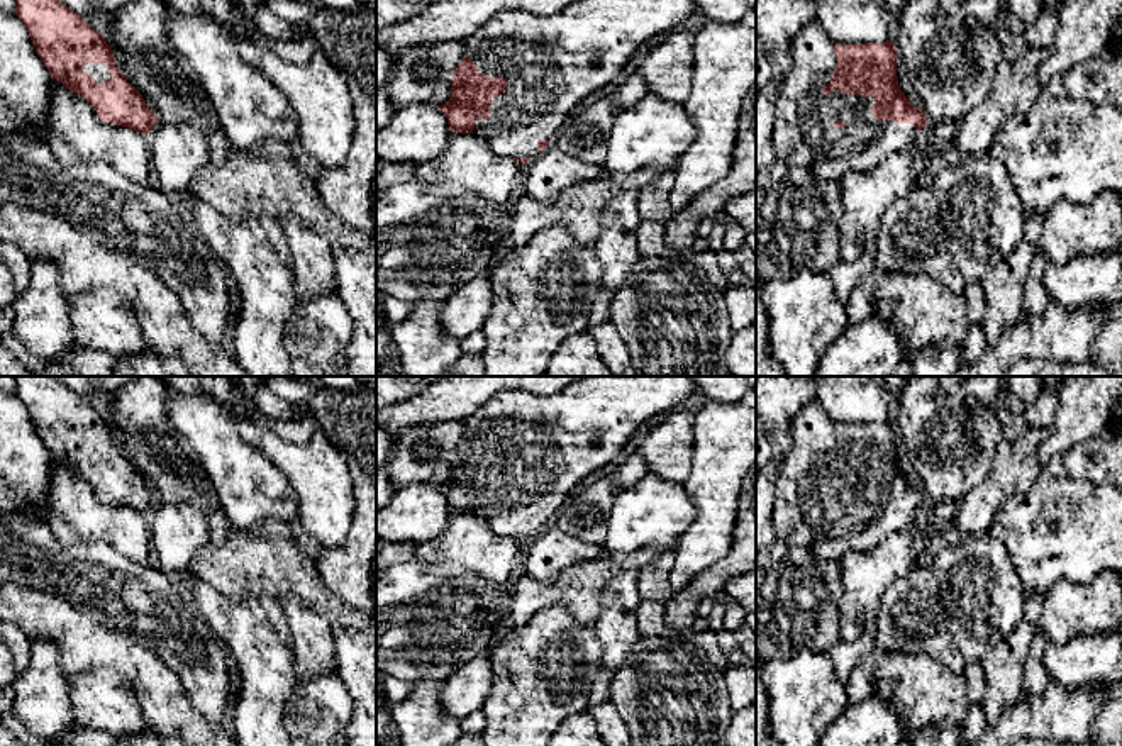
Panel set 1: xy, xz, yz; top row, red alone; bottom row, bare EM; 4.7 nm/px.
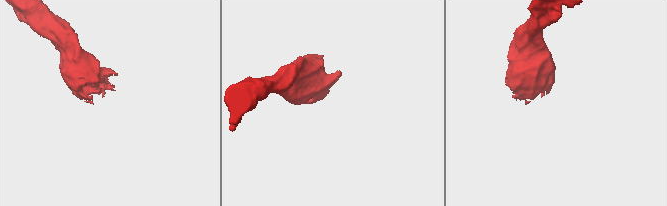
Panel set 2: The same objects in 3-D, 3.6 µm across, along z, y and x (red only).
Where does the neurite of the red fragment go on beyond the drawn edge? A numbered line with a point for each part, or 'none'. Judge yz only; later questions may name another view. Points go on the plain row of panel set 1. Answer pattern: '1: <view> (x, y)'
1: yz (804, 516)

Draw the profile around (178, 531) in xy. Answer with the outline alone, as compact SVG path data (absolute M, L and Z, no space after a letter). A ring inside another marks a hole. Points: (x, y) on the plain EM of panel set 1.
M158 502L147 514L153 563L176 590L188 590L193 558L208 544L205 514L186 504Z

